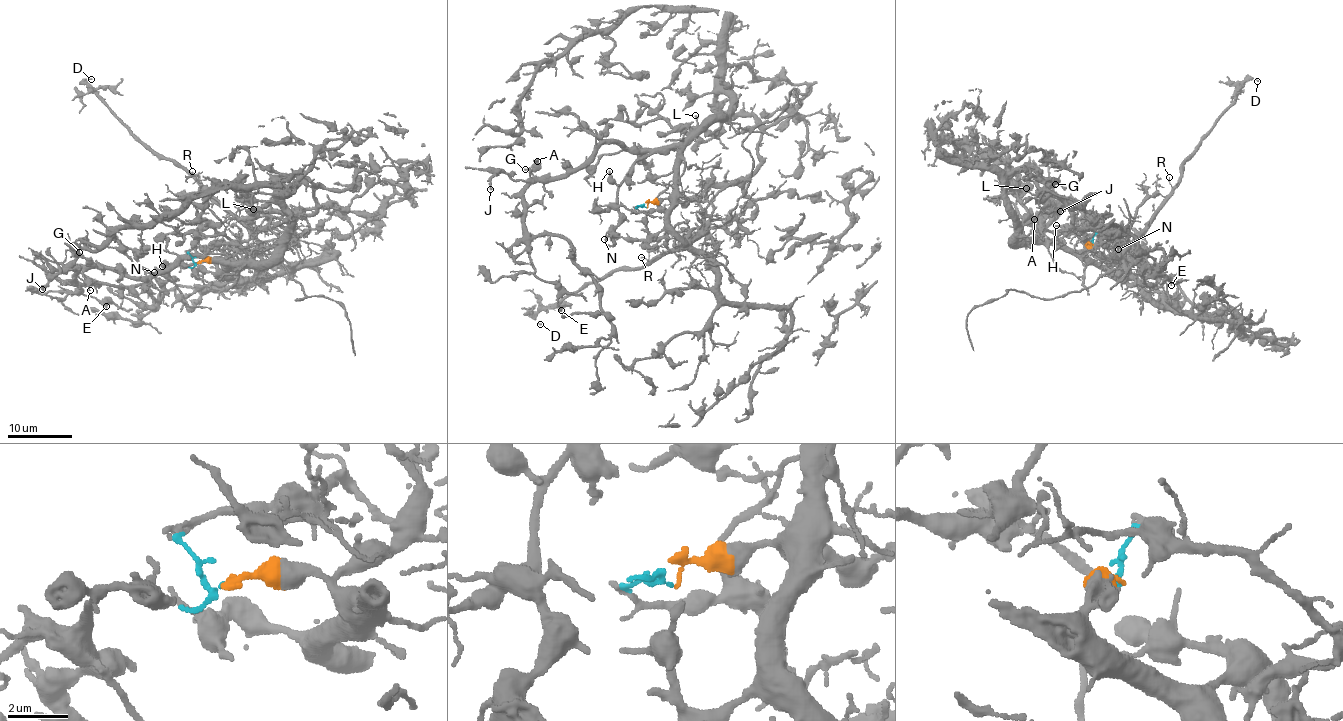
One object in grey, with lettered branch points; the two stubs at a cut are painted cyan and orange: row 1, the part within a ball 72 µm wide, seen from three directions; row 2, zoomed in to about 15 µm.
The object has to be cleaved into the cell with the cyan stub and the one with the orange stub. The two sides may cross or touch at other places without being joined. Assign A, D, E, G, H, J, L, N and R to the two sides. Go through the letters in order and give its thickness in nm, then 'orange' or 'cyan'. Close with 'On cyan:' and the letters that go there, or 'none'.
A: 200 nm thick; orange
D: 90 nm thick; cyan
E: 160 nm thick; orange
G: 150 nm thick; orange
H: 240 nm thick; orange
J: 160 nm thick; orange
L: 200 nm thick; orange
N: 150 nm thick; orange
R: 90 nm thick; cyan
On cyan: D, R

